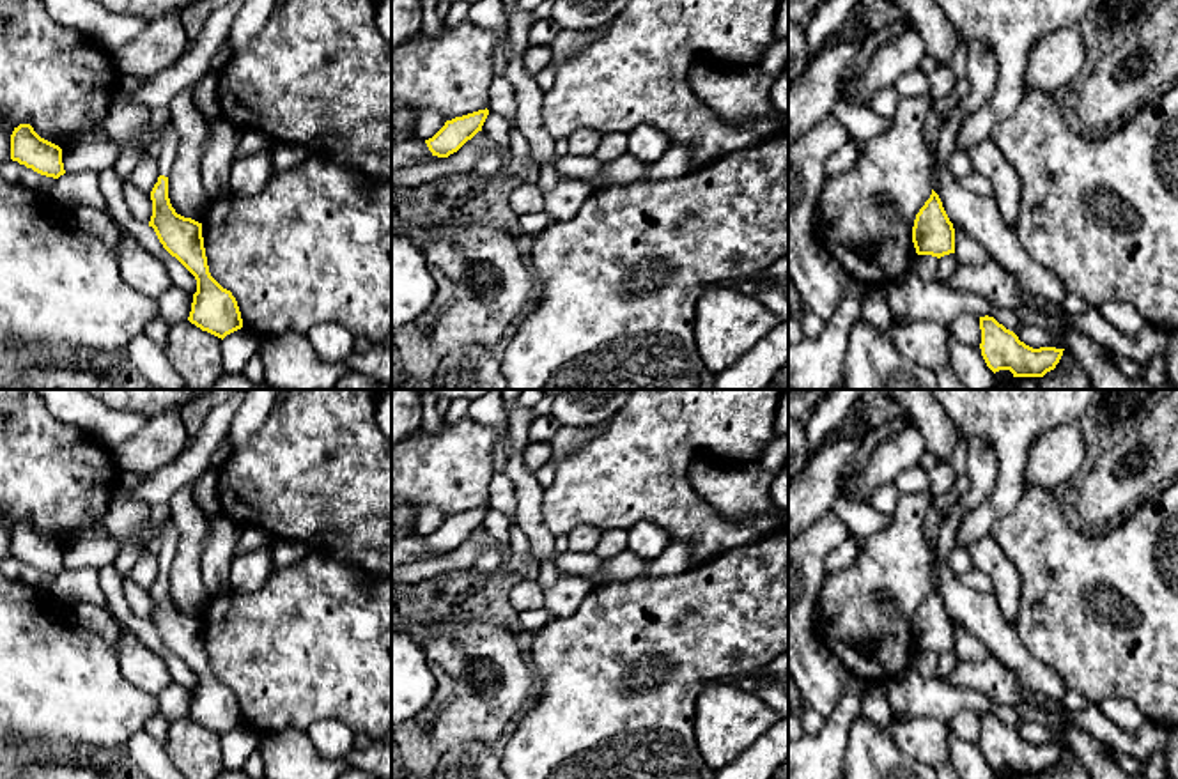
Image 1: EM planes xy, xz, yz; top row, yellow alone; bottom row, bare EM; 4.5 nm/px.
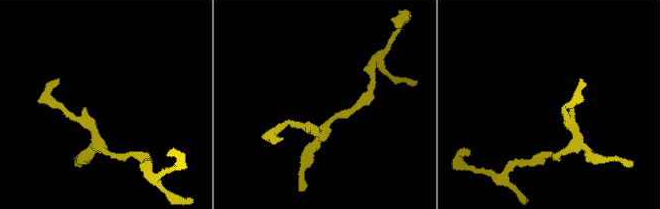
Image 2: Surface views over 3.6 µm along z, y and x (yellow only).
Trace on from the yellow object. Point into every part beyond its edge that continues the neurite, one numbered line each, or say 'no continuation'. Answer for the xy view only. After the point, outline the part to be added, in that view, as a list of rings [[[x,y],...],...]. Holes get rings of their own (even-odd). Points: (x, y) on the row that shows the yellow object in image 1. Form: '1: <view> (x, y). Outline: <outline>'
1: xy (165, 160). Outline: [[[172,124],[167,126],[163,136],[163,149],[156,159],[159,175],[168,177],[177,154],[177,142],[179,142],[177,131],[174,129]]]

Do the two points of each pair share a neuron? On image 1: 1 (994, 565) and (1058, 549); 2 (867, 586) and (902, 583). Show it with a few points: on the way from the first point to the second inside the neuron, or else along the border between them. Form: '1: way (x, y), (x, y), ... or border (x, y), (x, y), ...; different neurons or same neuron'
1: border (989, 533), (1017, 572), (1019, 602); different neurons
2: way (875, 586), (893, 583); same neuron

